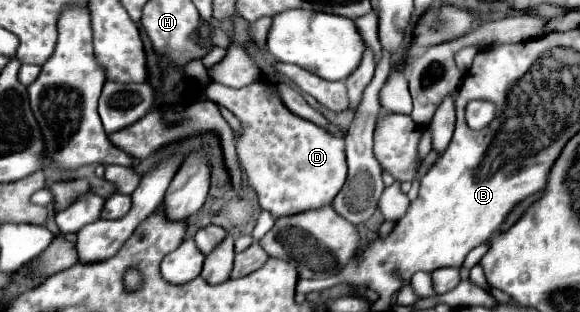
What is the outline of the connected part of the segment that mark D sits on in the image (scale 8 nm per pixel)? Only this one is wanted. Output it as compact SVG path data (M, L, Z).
M259 80L239 90L211 82L205 90L209 100L219 102L243 122L243 136L235 144L237 156L259 196L261 208L273 216L293 216L333 202L347 178L343 138L291 114L279 102L269 82Z

